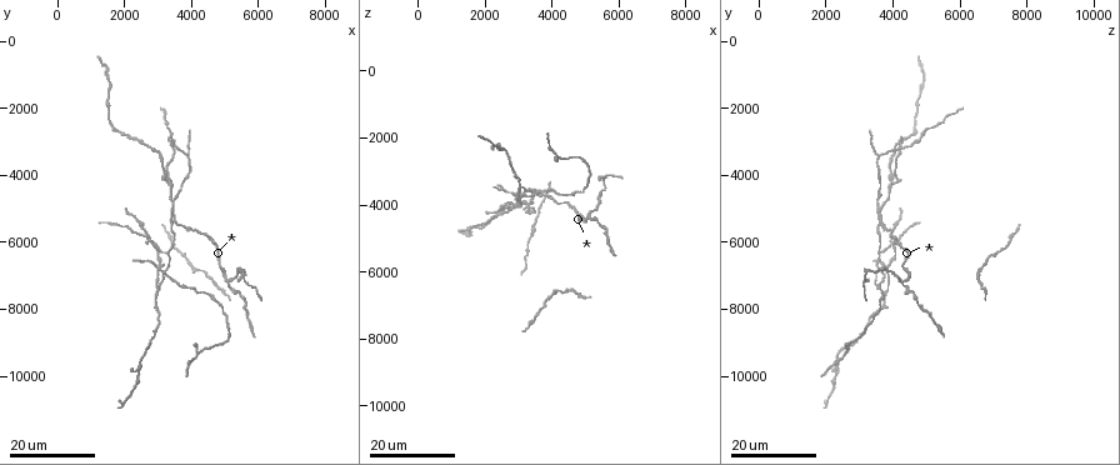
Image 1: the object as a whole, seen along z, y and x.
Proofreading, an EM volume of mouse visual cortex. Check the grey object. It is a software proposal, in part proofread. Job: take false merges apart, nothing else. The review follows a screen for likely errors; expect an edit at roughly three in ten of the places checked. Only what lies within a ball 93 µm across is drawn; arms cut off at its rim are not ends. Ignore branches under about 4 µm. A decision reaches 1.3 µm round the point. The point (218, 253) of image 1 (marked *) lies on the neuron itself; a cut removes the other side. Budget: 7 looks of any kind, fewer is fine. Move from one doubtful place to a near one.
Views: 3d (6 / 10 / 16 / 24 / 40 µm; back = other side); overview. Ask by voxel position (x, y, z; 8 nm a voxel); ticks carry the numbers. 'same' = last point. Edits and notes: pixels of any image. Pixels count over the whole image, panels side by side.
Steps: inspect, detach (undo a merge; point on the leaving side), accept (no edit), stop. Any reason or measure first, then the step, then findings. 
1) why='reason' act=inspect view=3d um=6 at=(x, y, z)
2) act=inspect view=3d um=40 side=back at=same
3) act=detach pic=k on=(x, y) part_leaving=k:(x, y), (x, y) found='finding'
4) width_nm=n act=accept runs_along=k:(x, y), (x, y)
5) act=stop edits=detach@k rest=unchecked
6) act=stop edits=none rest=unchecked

why='arms part here' act=inspect view=3d um=16 at=(5200, 7200, 4300)

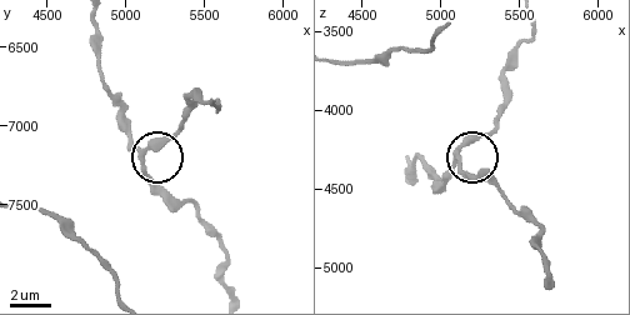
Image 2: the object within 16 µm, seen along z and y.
act=inspect view=3d um=6 at=(5120, 7220, 4300)

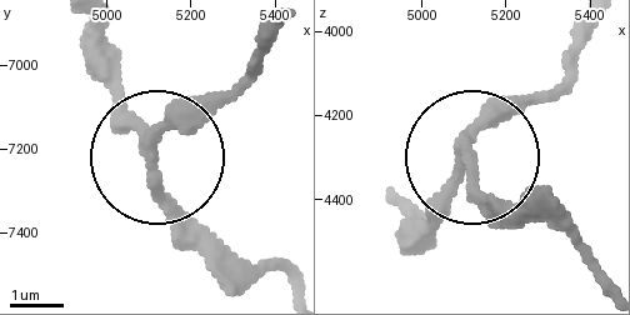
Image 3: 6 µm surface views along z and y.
act=accept found='one neuron here'

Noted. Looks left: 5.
why='narrows sharply' act=inspect view=3d um=16 at=(3800, 5500, 3800)

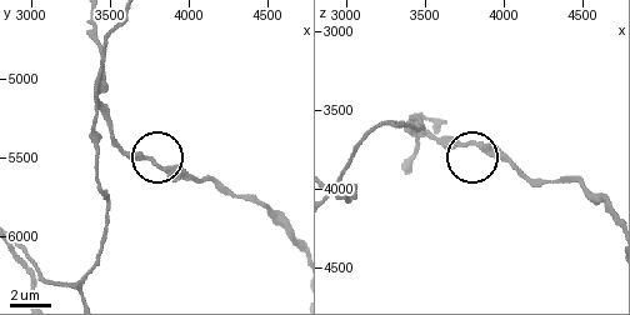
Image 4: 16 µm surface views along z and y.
act=inspect view=3d um=6 at=(3780, 5540, 3720)

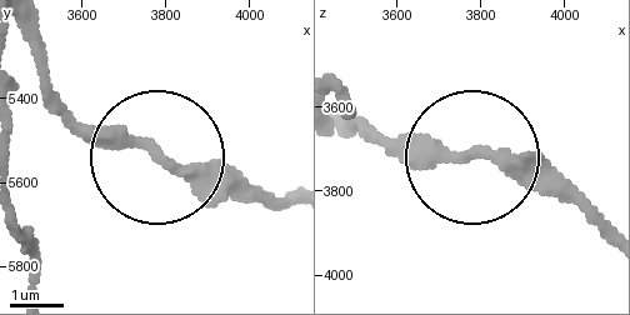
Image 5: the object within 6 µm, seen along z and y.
act=accept found='one neuron here'

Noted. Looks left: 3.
why='thick turns thin' act=inspect view=3d um=24 at=(4200, 6800, 6500)

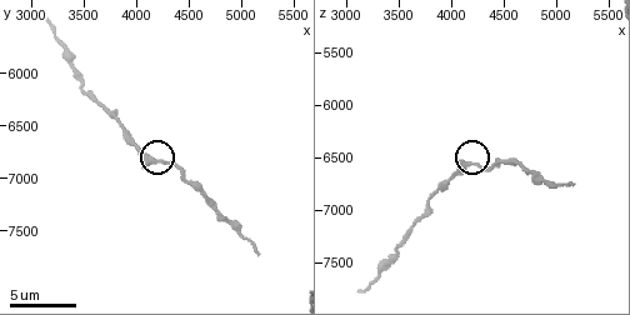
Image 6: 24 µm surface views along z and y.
act=inspect view=3d um=6 at=(4220, 6860, 6580)

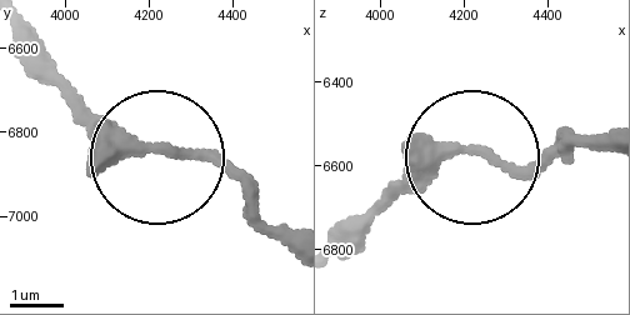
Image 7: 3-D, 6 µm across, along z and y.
act=accept found='all the same neuron'

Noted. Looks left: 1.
act=stop edits=none rest=unchecked

